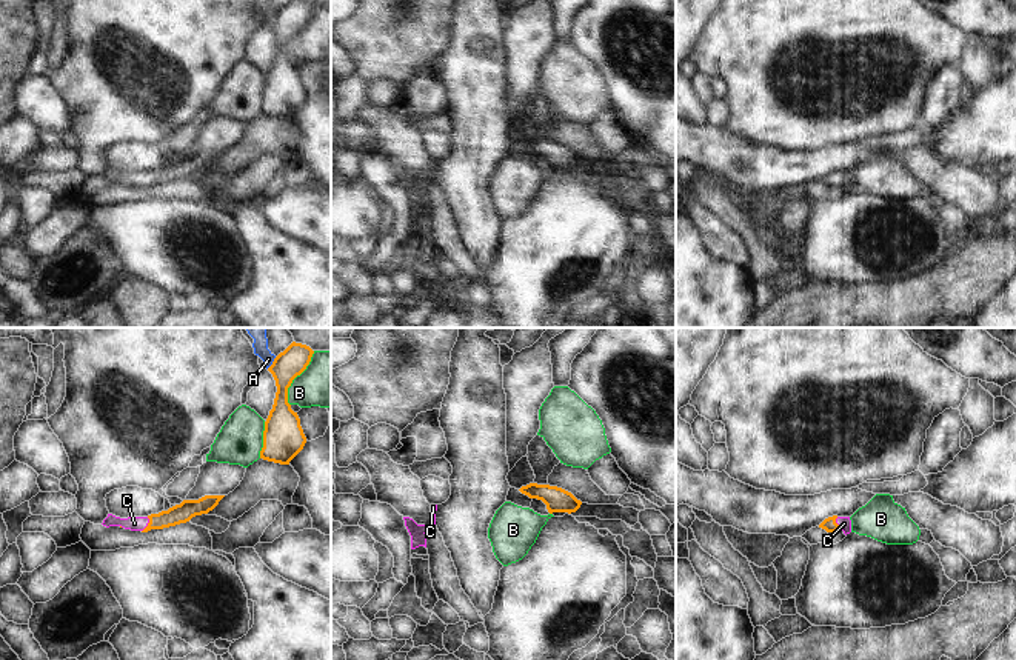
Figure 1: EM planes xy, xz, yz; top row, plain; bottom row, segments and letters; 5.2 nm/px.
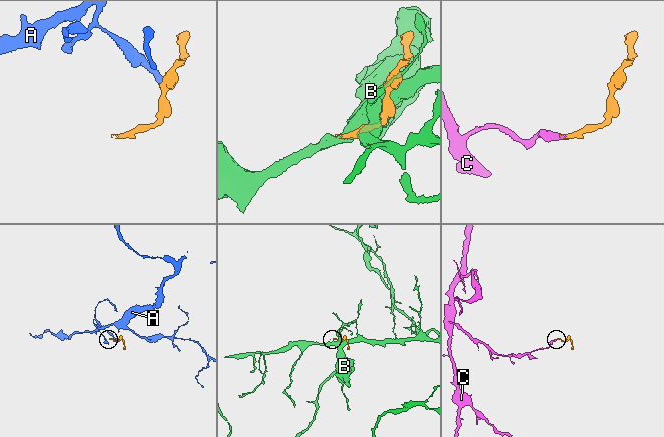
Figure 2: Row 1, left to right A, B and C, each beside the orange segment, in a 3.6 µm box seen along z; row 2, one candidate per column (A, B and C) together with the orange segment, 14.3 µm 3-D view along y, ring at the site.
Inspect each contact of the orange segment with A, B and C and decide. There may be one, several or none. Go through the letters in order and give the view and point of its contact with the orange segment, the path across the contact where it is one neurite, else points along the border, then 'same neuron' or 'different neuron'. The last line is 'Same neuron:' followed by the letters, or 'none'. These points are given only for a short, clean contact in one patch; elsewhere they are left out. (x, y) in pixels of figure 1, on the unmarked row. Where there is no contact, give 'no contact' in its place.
A: meets orange in xy at (273, 19); border along xy (276, 13), (267, 23); different neuron
B: meets orange in xy at (294, 33); different neuron
C: meets orange in xy at (148, 180); runs through xy (187, 165), (148, 180), (134, 179); same neuron
Same neuron: C

